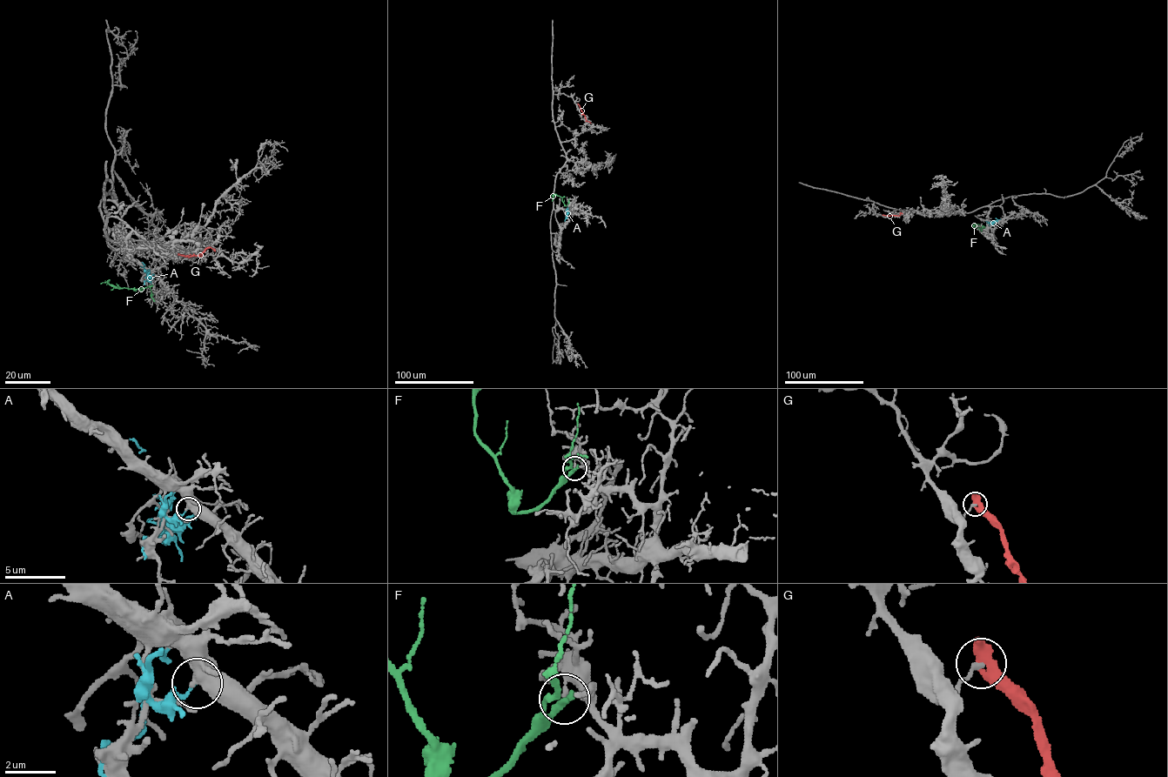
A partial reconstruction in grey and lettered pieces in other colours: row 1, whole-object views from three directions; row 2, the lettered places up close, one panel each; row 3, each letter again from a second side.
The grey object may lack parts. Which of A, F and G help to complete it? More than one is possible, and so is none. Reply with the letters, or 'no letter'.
no letter

